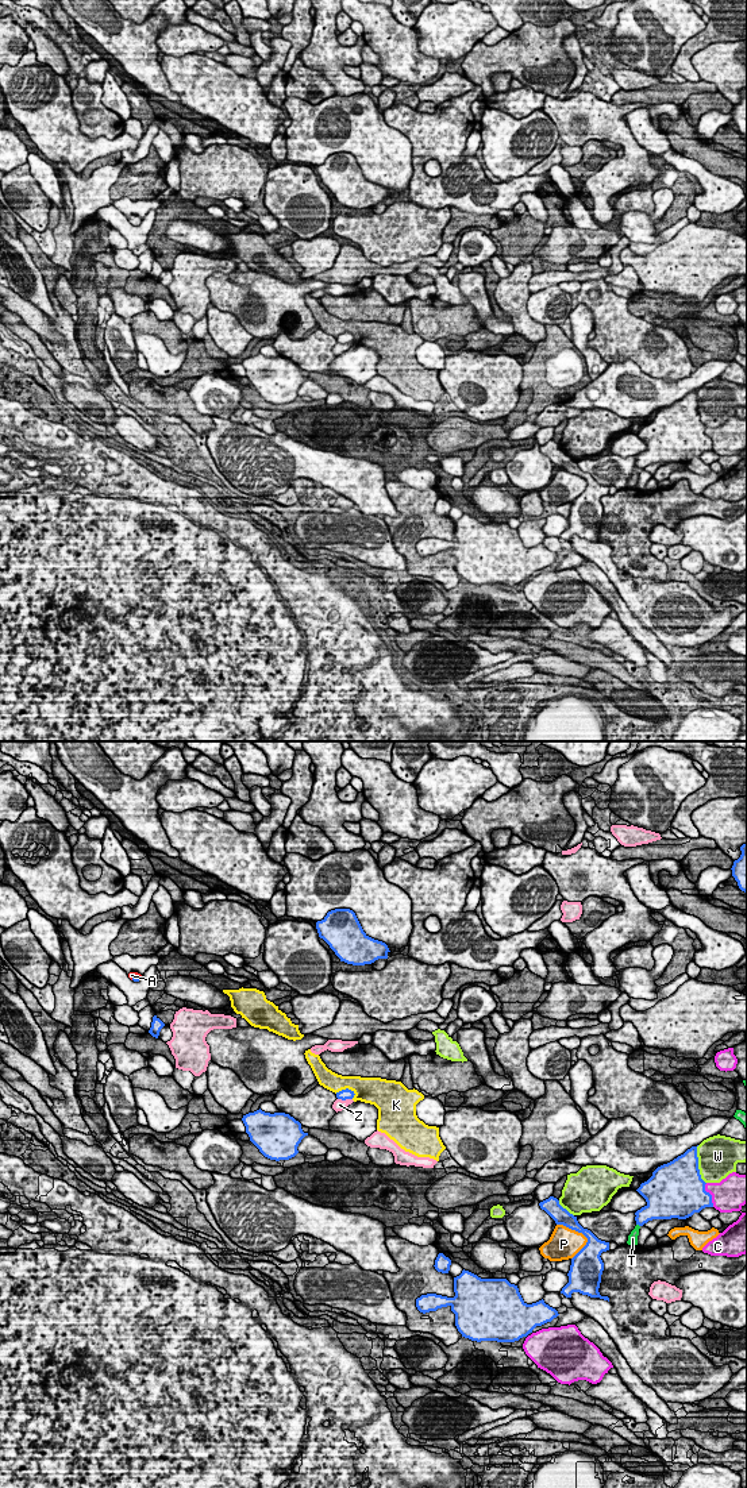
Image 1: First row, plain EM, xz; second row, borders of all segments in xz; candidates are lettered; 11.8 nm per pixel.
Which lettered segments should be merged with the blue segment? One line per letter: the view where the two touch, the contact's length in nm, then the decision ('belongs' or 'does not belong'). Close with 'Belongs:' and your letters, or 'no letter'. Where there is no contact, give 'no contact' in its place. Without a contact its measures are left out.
A: meets blue in xz; contact 130 nm long; belongs
C: meets blue in xz; contact 300 nm long; does not belong
K: meets blue in xz; contact 260 nm long; does not belong
P: meets blue in xz; contact 460 nm long; does not belong
T: meets blue in xz; contact 60 nm long; does not belong
W: meets blue in xz; contact 480 nm long; does not belong
Z: meets blue in xz; contact 180 nm long; does not belong
Belongs: A

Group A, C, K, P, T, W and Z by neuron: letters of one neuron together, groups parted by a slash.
A / C / K / P / T / W / Z

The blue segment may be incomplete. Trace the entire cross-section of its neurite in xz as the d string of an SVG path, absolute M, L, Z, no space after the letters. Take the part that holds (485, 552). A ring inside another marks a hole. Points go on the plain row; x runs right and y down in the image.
M465 513L454 521L454 536L454 541L421 539L416 551L426 558L450 550L458 575L477 586L515 586L559 559L543 543L527 548L507 523L481 523Z

